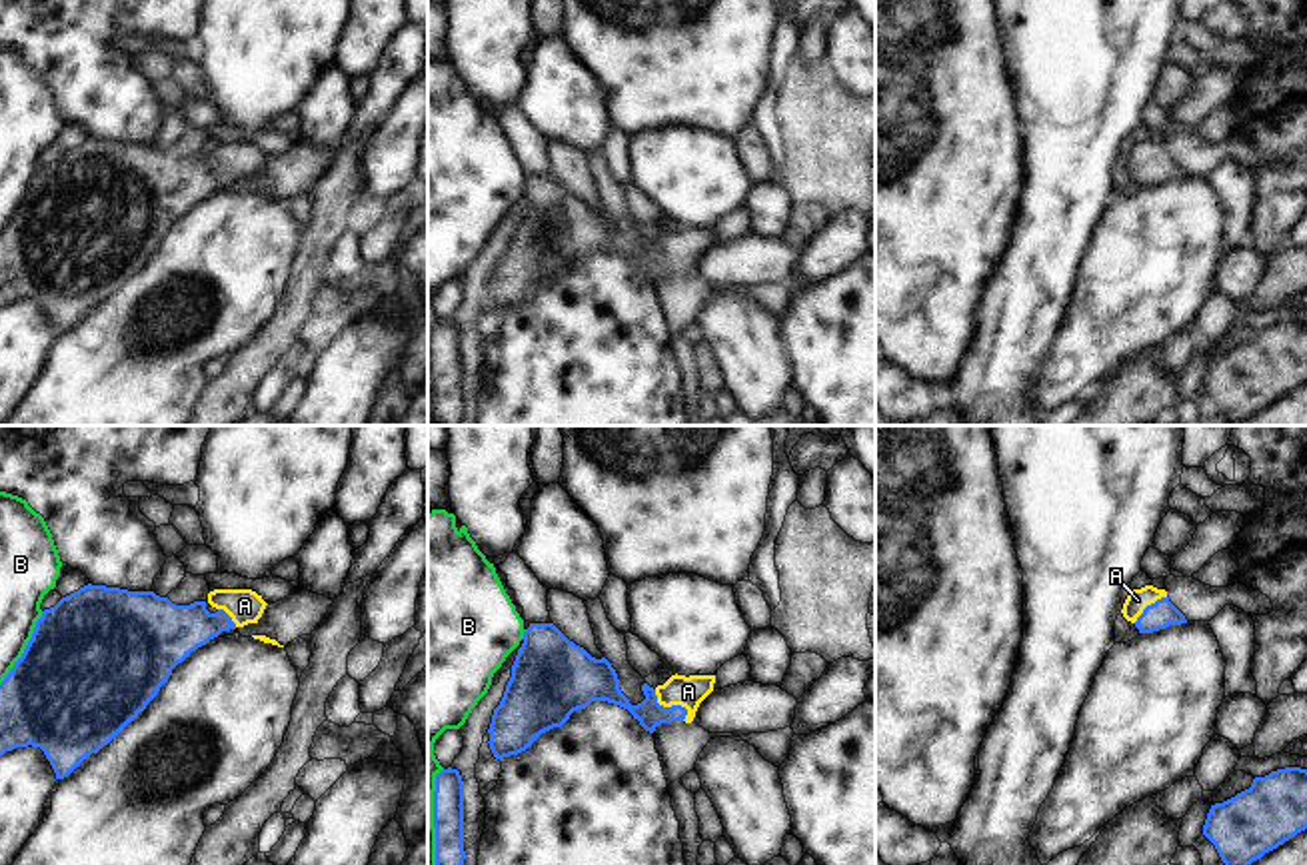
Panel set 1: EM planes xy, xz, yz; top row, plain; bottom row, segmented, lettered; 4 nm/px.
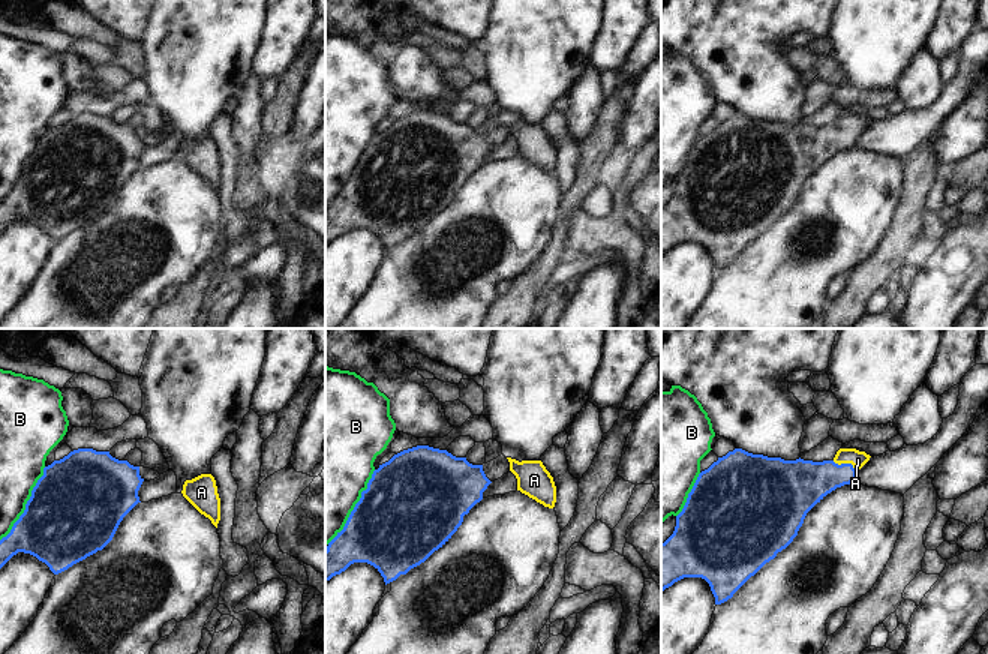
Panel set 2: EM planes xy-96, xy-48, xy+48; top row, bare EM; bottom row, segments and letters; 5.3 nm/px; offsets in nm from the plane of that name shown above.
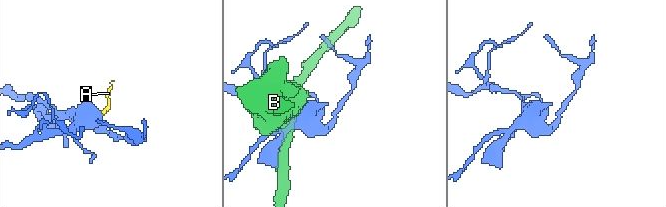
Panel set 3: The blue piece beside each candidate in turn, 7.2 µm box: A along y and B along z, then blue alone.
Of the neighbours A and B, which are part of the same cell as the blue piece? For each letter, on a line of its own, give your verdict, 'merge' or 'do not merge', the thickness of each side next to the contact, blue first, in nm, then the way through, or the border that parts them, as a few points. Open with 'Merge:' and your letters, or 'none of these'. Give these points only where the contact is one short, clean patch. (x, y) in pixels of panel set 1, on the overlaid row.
Merge: A
A: merge | 110/130 nm | across xz (650, 714), (660, 706), (672, 706), (688, 692)
B: do not merge | 500/190 nm

